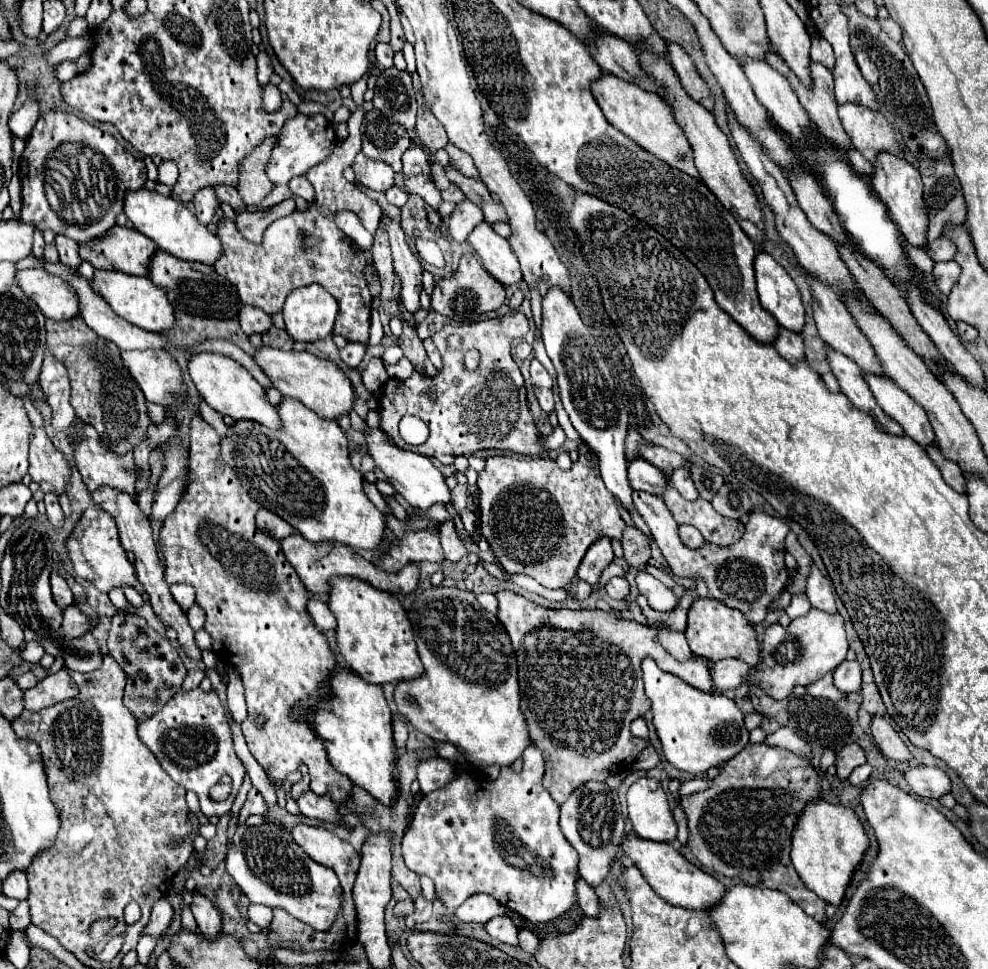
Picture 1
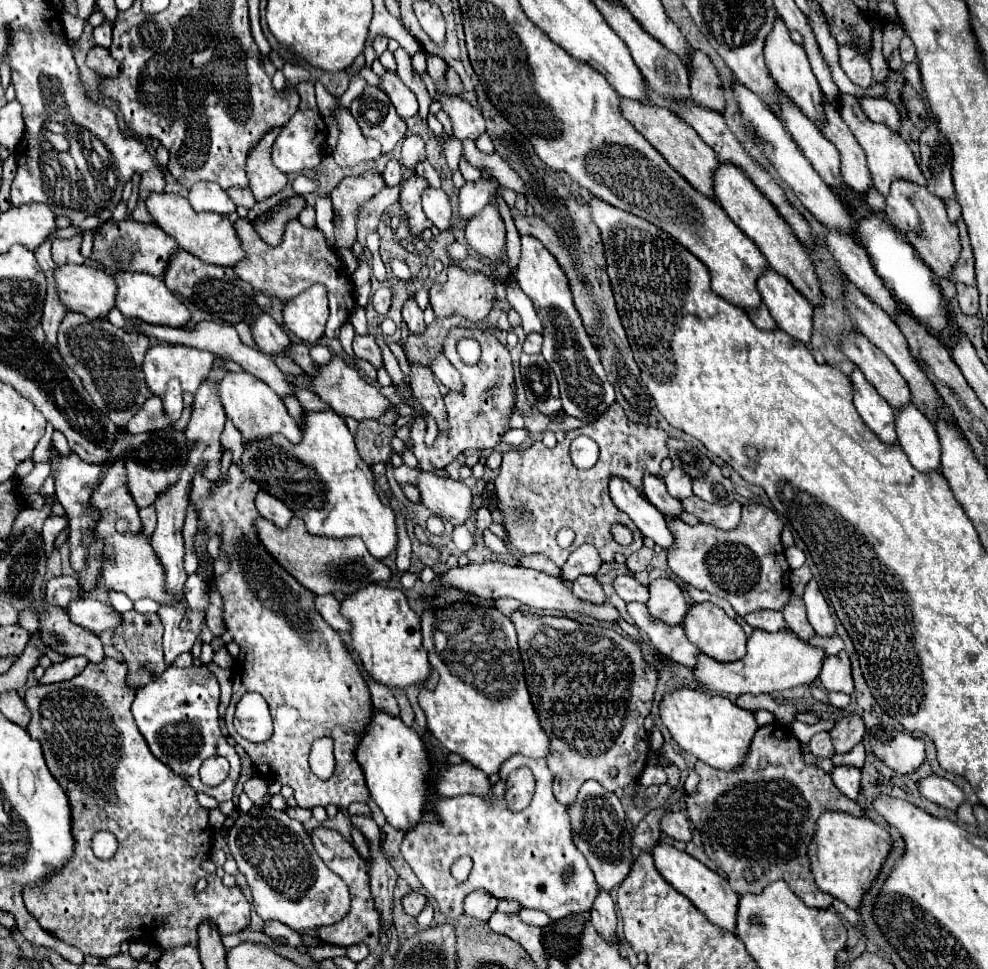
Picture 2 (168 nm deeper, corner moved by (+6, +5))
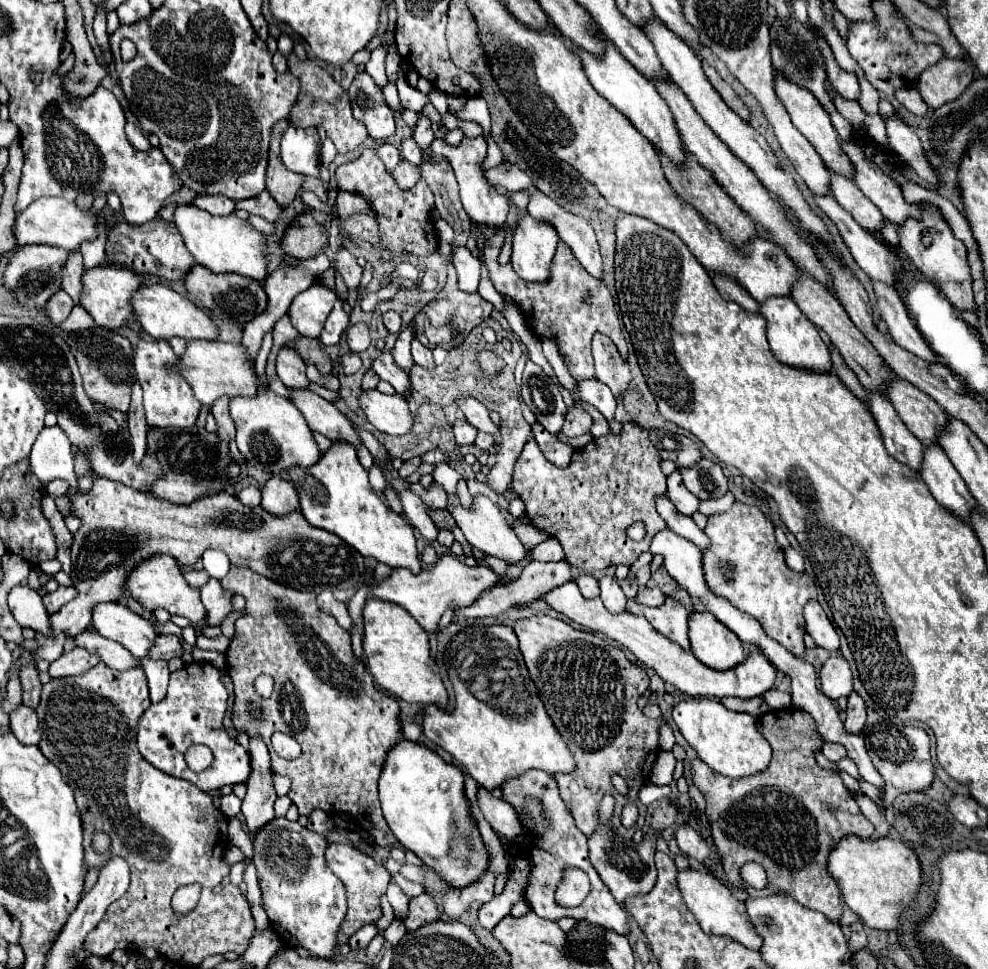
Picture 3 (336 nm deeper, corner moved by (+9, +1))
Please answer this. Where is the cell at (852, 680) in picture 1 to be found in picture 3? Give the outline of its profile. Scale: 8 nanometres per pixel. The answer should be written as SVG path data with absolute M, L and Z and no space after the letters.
M832 654L820 670L820 682L822 682L822 692L832 700L848 696L852 692L852 672L848 662L842 656Z

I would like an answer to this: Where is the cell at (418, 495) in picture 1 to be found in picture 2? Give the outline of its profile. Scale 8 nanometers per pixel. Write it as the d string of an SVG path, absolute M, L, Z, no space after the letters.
M421 472L417 488L421 492L423 506L453 526L461 526L473 512L473 492L463 482L451 478L439 478L433 472Z

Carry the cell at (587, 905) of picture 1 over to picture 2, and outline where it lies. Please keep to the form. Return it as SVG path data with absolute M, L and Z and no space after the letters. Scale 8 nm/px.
M601 892L599 900L595 900L595 908L591 910L591 924L609 944L619 944L617 912L615 912L615 904L607 892Z

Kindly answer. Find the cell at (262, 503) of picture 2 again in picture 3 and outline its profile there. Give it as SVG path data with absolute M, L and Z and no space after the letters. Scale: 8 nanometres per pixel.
M272 476L266 486L262 488L262 504L266 512L272 512L272 516L286 516L288 512L298 508L298 494L294 486L278 476Z

